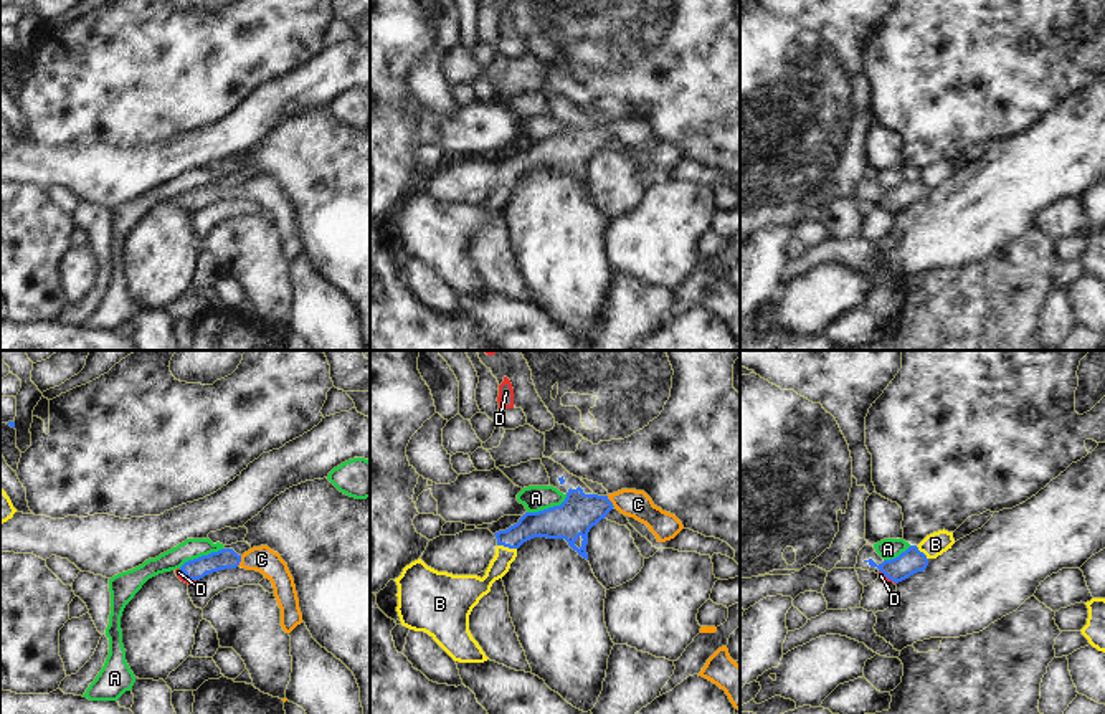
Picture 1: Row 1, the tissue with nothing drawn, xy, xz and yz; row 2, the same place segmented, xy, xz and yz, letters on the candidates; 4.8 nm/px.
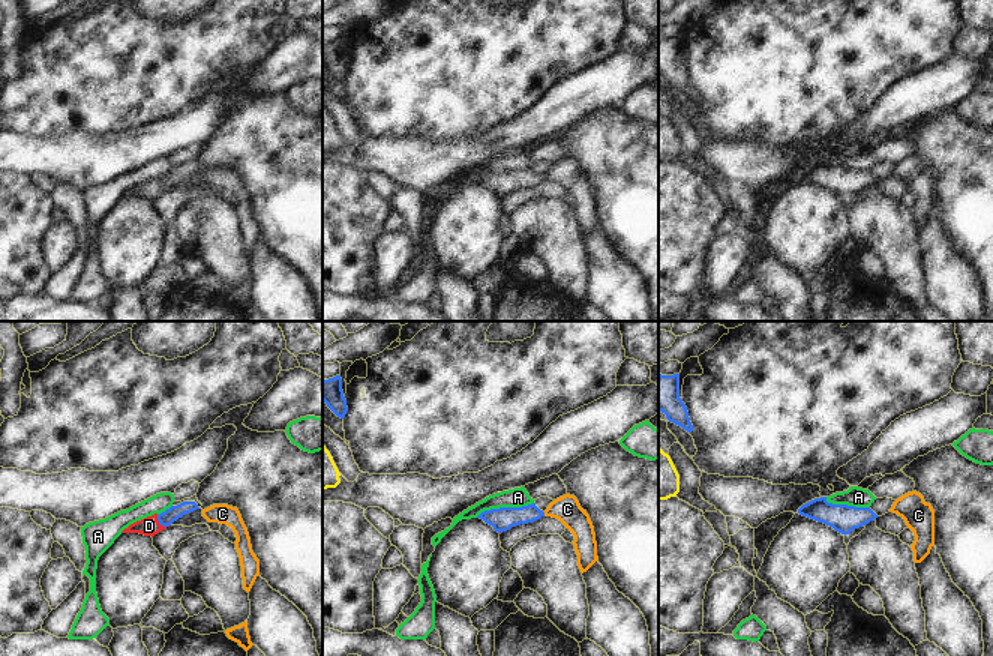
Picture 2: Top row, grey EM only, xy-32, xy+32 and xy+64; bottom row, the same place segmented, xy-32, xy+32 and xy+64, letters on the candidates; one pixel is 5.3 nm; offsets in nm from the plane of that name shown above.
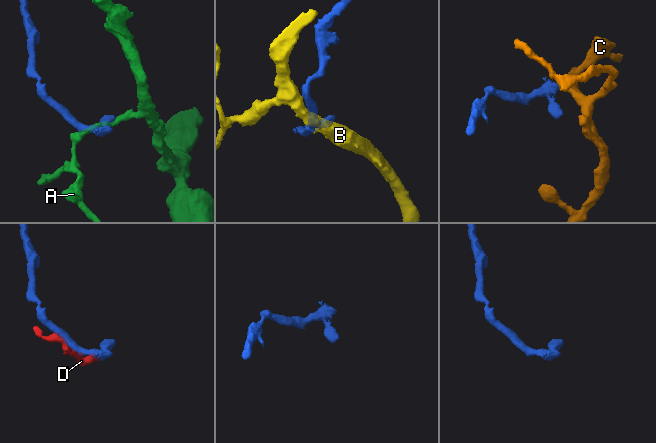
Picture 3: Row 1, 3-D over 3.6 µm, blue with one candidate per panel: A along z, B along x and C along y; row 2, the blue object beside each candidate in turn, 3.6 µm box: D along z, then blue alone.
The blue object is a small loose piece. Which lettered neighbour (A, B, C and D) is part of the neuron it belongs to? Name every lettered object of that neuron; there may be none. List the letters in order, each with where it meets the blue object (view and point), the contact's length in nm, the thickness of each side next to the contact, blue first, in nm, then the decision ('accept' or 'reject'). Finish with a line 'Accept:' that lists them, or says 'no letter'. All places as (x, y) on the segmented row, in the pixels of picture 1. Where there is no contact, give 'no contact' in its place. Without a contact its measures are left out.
A: meets blue in xy at (202, 556); contact 240 nm long; 100 nm thick on the blue side, 100 nm on the other; reject
B: meets blue in xz at (507, 546); contact 100 nm long; 150 nm thick on the blue side, 100 nm on the other; reject
C: meets blue in xy at (240, 561); contact 60 nm long; 100 nm thick on the blue side, 130 nm on the other; accept
D: meets blue in xy at (187, 577); contact 110 nm long; 100 nm thick on the blue side, 40 nm on the other; accept
Accept: C, D

